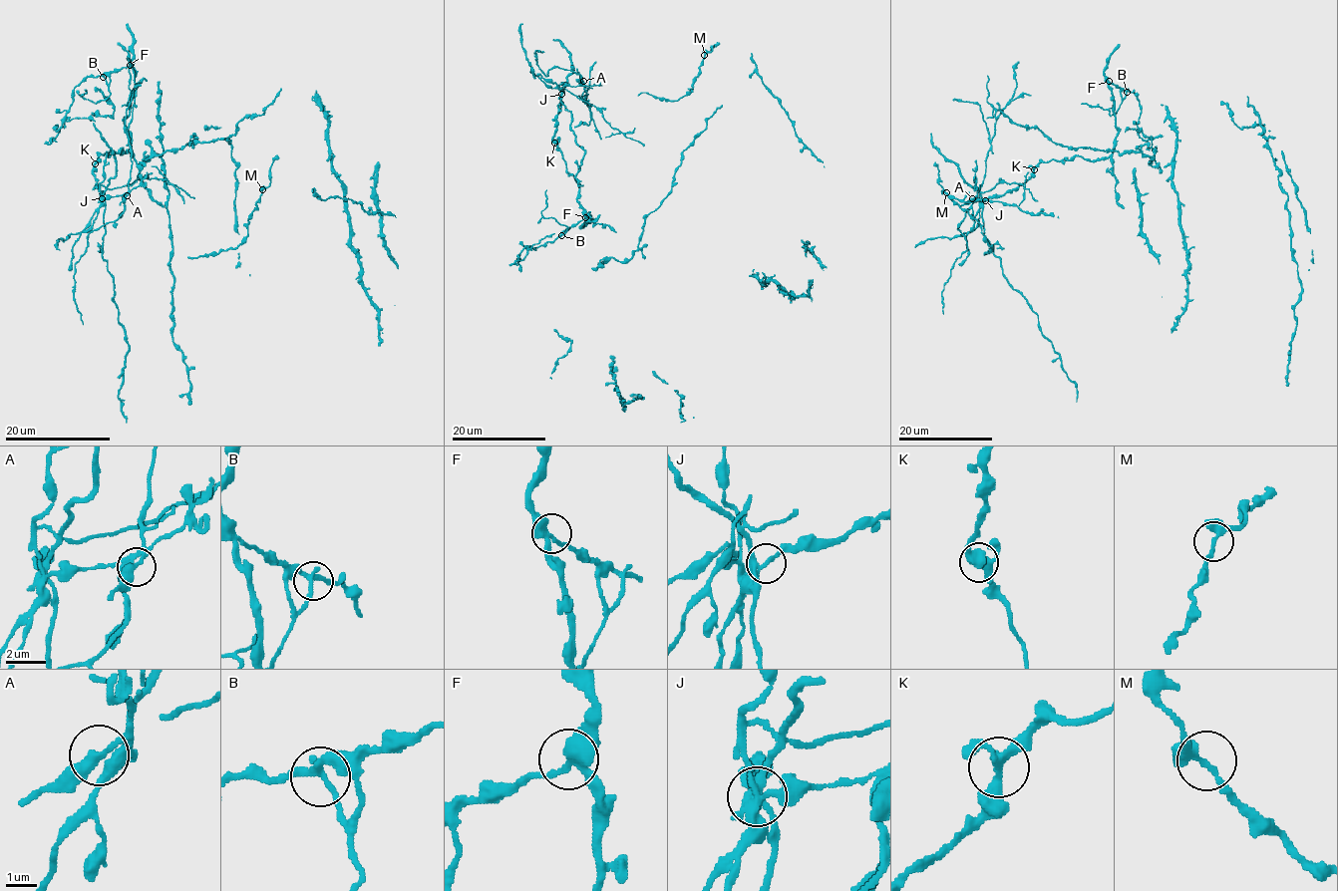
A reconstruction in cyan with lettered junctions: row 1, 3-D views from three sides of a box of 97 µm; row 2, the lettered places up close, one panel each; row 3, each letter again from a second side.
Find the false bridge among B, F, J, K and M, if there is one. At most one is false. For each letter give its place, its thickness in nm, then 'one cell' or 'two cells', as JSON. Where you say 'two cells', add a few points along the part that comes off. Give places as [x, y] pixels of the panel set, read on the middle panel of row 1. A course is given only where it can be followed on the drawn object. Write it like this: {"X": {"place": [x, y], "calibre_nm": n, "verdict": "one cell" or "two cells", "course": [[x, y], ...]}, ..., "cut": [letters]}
{"B": {"place": [561, 235], "calibre_nm": 200, "verdict": "one cell"}, "F": {"place": [585, 217], "calibre_nm": 280, "verdict": "one cell"}, "J": {"place": [561, 94], "calibre_nm": 280, "verdict": "two cells", "course": [[560, 94], [563, 91], [560, 102], [571, 112], [574, 141], [585, 151], [576, 175], [578, 184], [583, 184]]}, "K": {"place": [554, 143], "calibre_nm": 300, "verdict": "one cell"}, "M": {"place": [704, 55], "calibre_nm": 220, "verdict": "one cell"}, "cut": ["J"]}

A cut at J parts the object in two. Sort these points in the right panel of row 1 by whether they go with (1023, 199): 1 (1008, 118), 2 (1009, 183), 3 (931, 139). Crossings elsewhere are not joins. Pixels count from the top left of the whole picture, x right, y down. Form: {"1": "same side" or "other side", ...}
{"1": "other side", "2": "same side", "3": "same side"}

